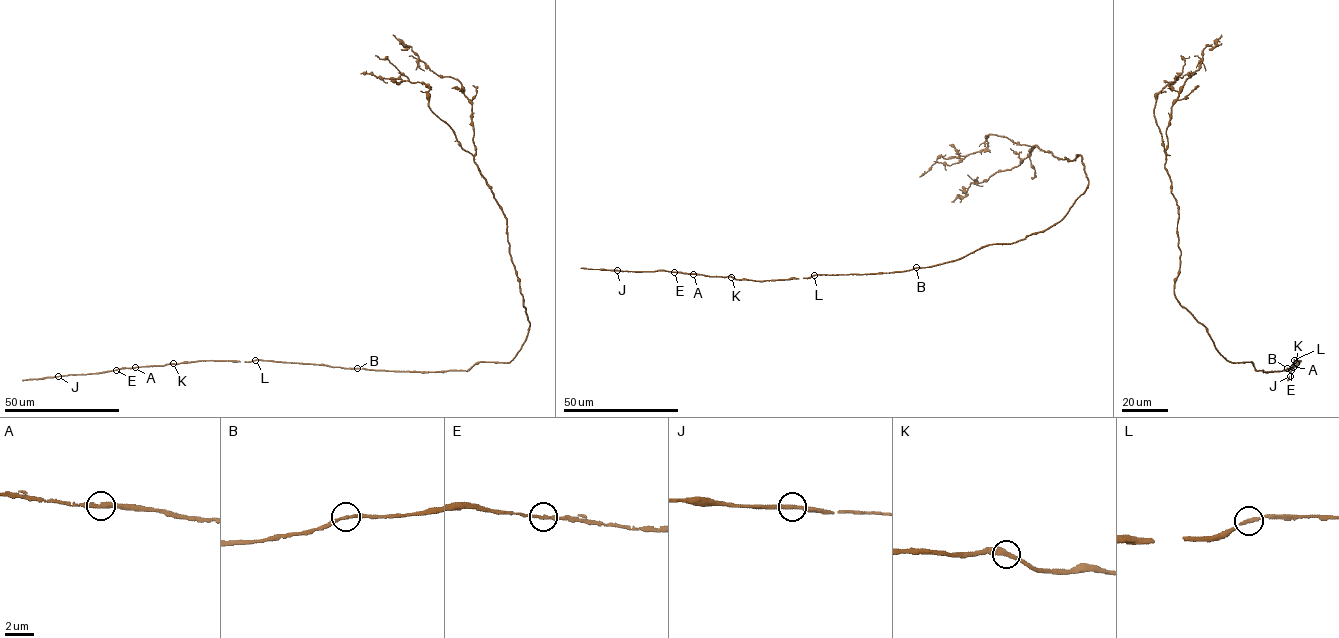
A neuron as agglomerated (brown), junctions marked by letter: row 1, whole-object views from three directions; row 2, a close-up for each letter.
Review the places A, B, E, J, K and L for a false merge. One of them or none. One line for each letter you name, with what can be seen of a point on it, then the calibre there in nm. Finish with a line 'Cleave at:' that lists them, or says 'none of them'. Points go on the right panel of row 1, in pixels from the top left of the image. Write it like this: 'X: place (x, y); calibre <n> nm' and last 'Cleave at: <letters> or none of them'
Cleave at: none of them

